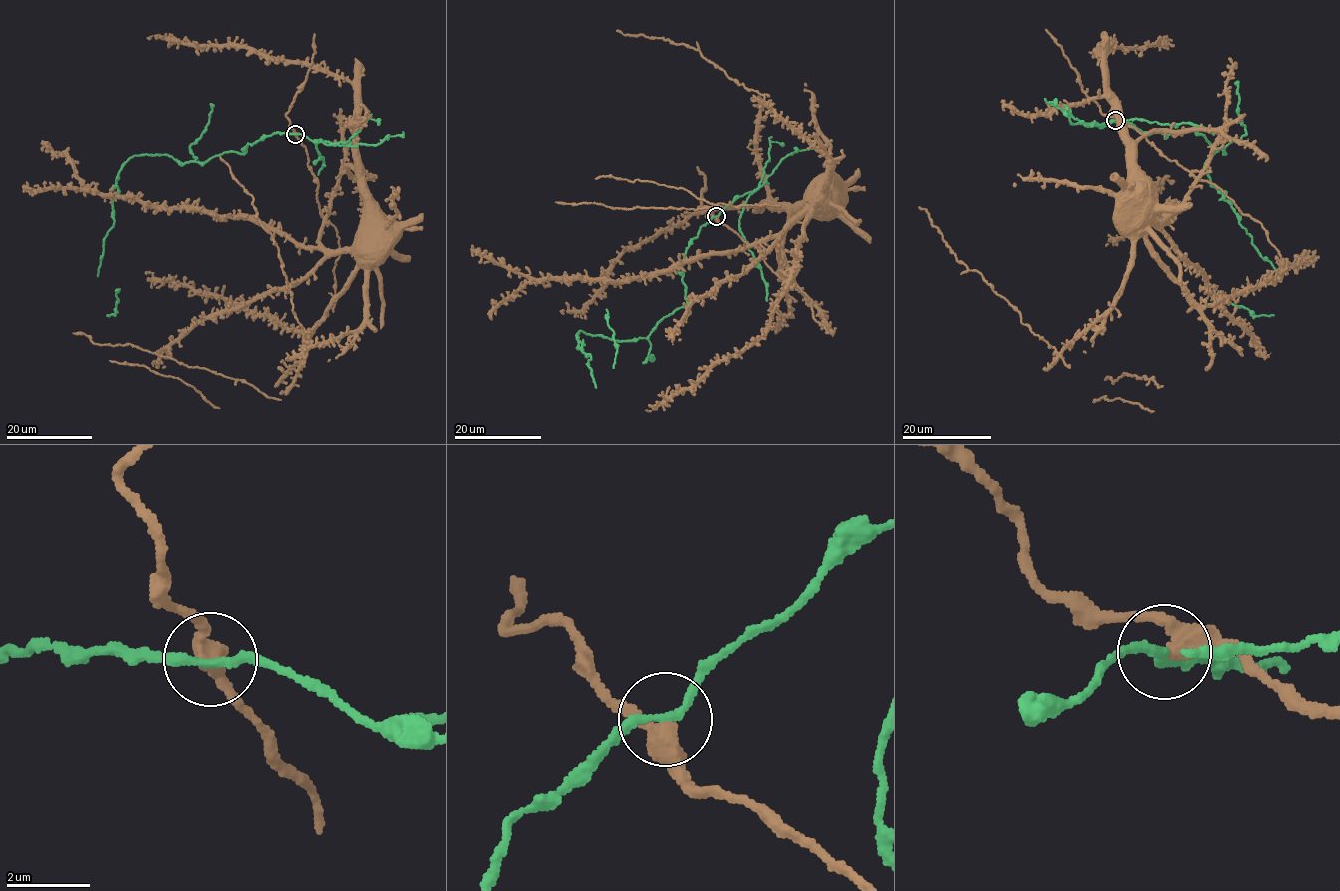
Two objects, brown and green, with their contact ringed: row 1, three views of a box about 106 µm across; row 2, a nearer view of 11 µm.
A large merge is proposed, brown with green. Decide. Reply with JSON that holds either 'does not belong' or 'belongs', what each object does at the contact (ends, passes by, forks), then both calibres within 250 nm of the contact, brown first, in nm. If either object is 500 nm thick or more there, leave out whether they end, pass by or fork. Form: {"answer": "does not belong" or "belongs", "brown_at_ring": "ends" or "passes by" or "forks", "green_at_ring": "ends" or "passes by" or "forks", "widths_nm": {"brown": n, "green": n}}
{"answer": "does not belong", "brown_at_ring": "passes by", "green_at_ring": "passes by", "widths_nm": {"brown": 400, "green": 200}}

